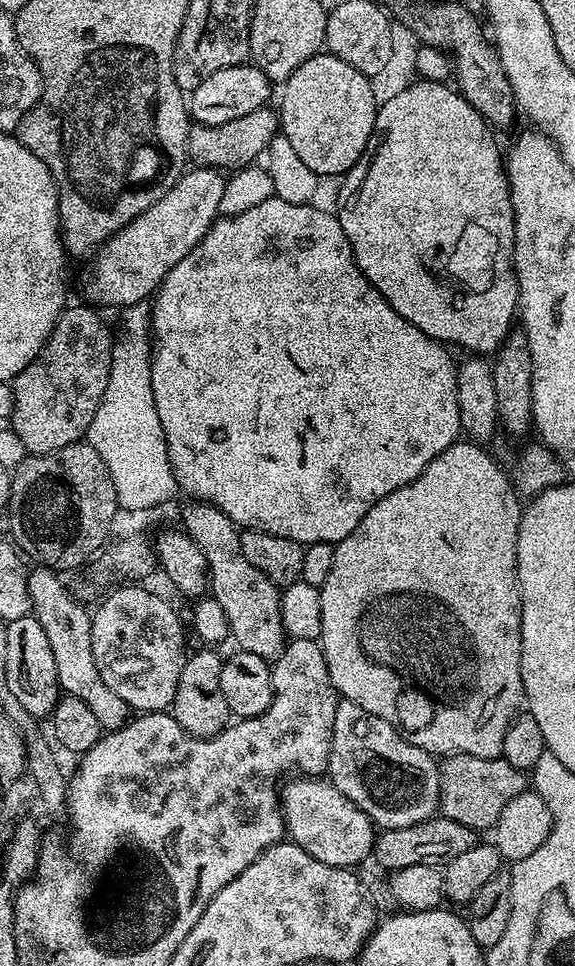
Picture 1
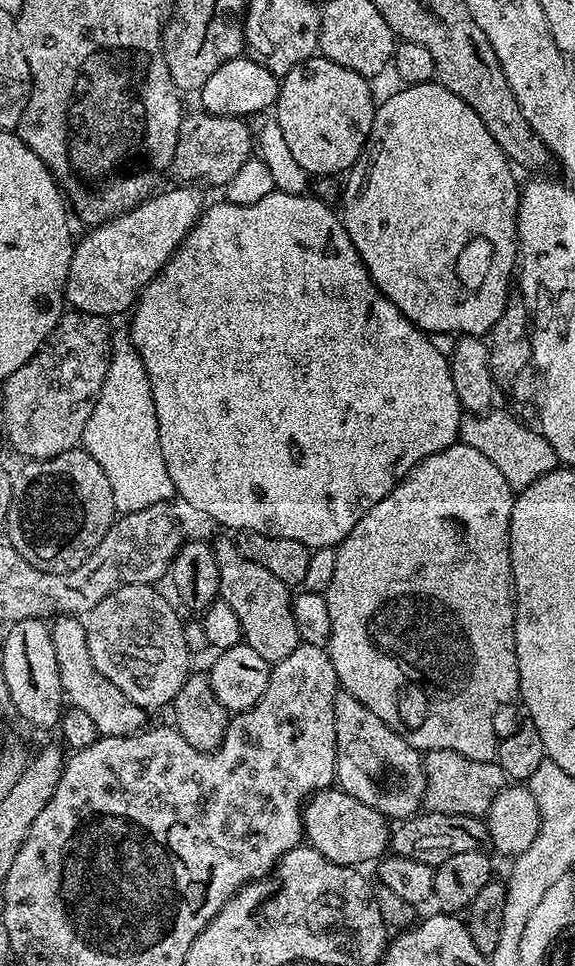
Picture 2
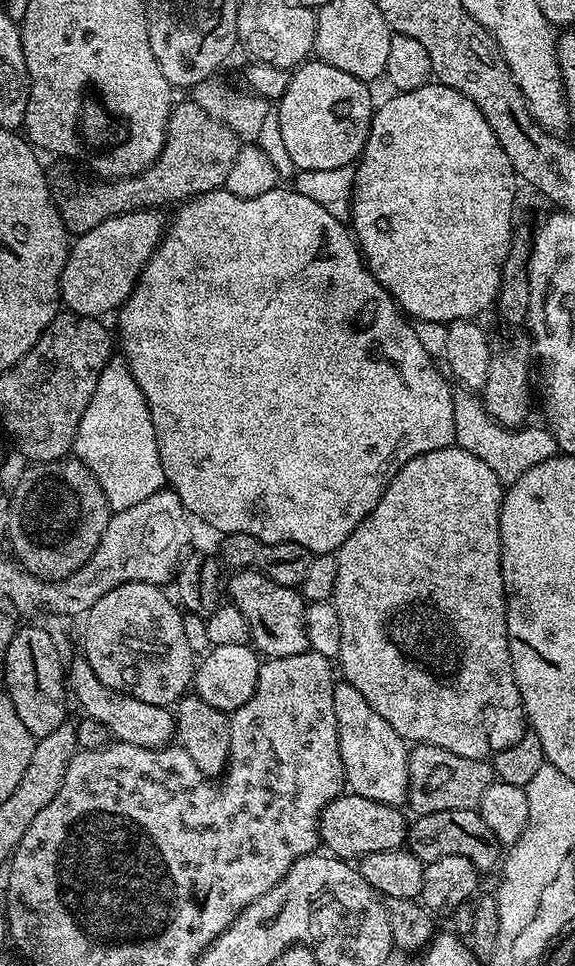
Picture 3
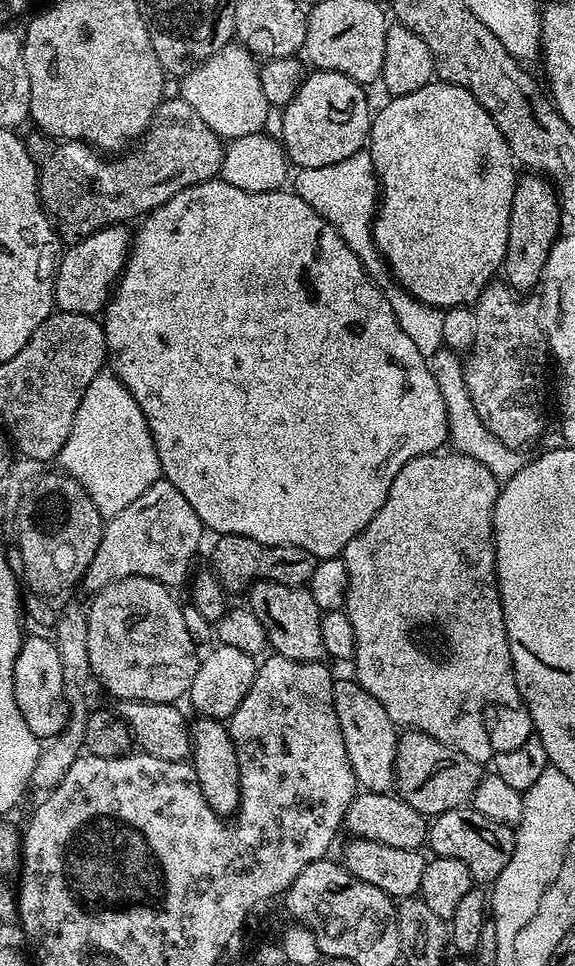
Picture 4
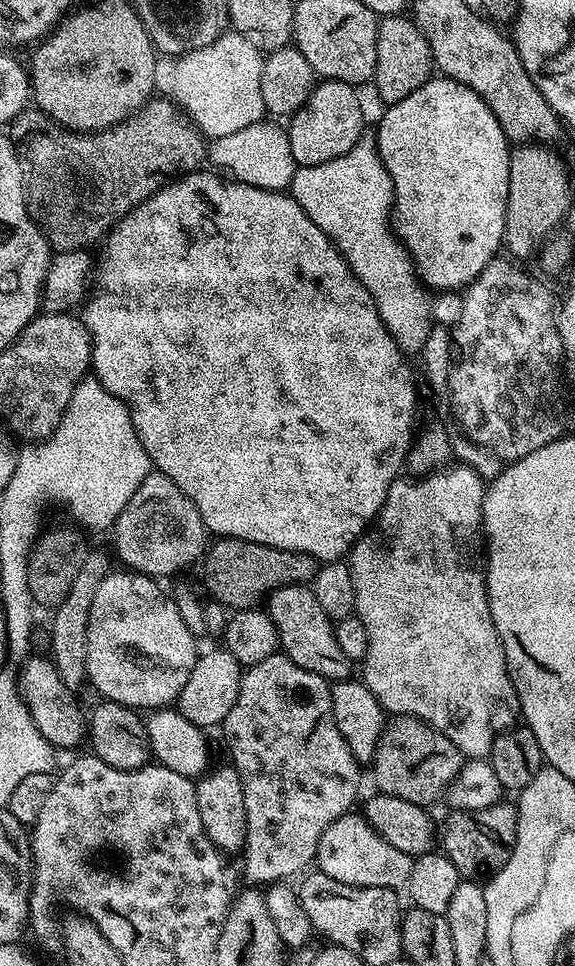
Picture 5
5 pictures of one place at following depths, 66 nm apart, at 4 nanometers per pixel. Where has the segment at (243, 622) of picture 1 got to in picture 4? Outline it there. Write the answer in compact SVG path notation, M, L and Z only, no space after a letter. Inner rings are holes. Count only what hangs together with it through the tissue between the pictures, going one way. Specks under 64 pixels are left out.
M258 580L247 589L247 607L262 622L262 630L266 630L268 648L277 656L285 656L291 660L320 662L326 653L322 646L320 630L321 611L318 602L308 593L307 587L295 584L279 584L273 580Z

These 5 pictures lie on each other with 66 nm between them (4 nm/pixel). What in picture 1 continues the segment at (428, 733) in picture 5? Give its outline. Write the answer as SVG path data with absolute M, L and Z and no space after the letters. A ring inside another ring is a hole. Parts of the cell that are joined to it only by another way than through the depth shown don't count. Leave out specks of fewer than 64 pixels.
M454 753L443 757L440 770L440 807L439 815L450 818L454 822L462 822L462 826L473 830L491 829L502 814L506 802L510 798L518 798L529 787L530 780L510 762L503 758L491 760L478 758L470 754Z

